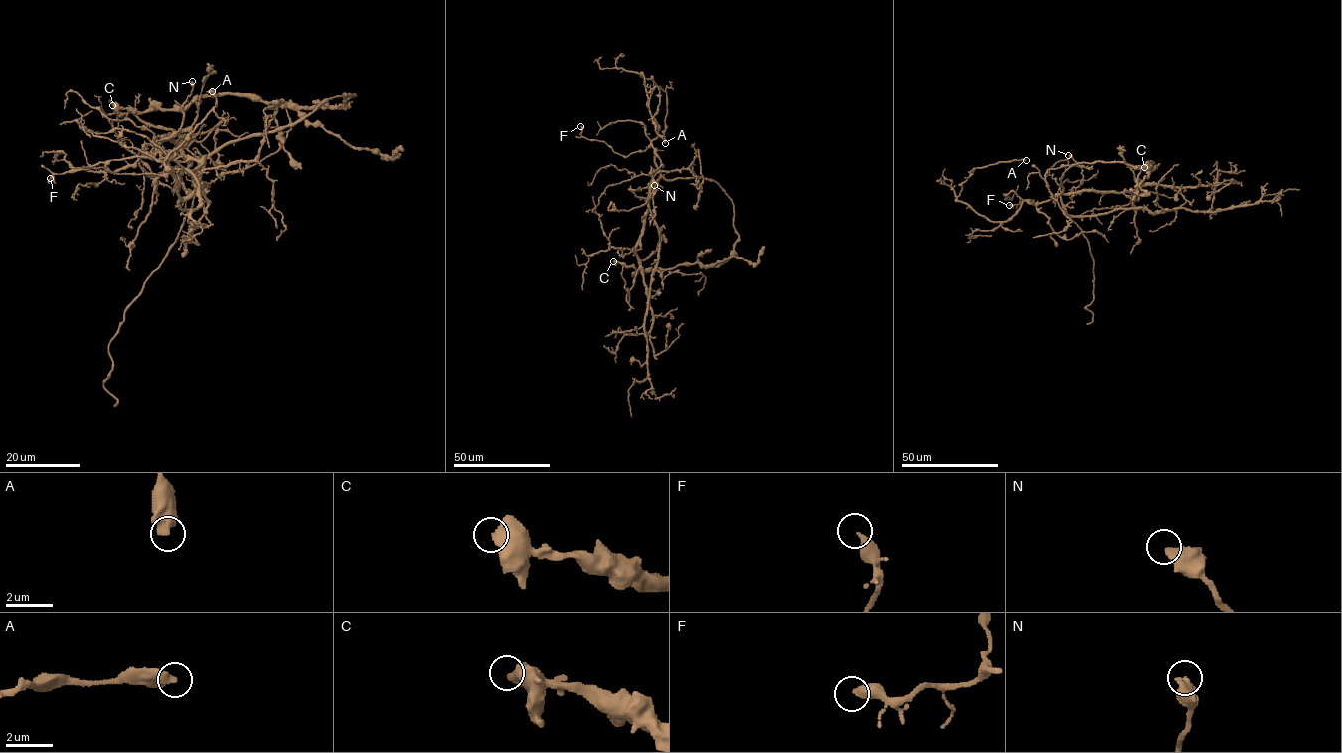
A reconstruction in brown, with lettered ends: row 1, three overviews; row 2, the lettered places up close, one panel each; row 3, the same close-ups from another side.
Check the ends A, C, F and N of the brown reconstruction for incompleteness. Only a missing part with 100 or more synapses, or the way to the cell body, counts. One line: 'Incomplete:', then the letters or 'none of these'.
Incomplete: none of these

